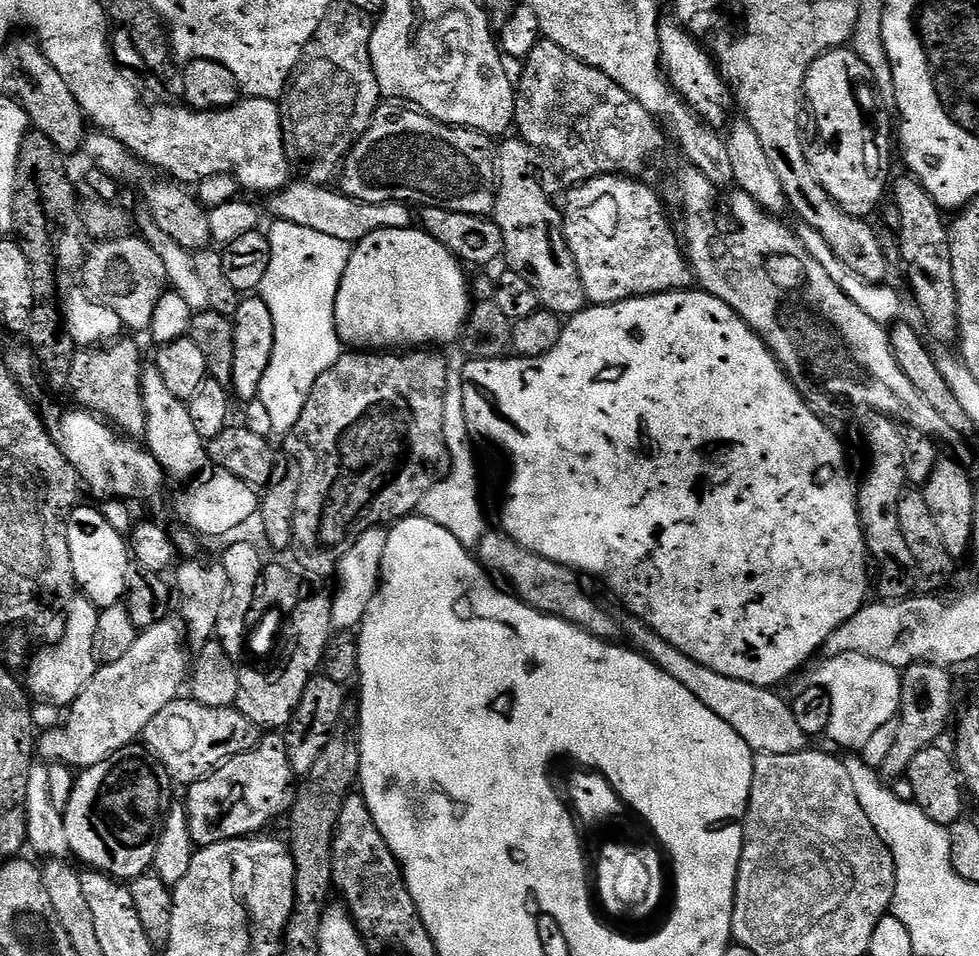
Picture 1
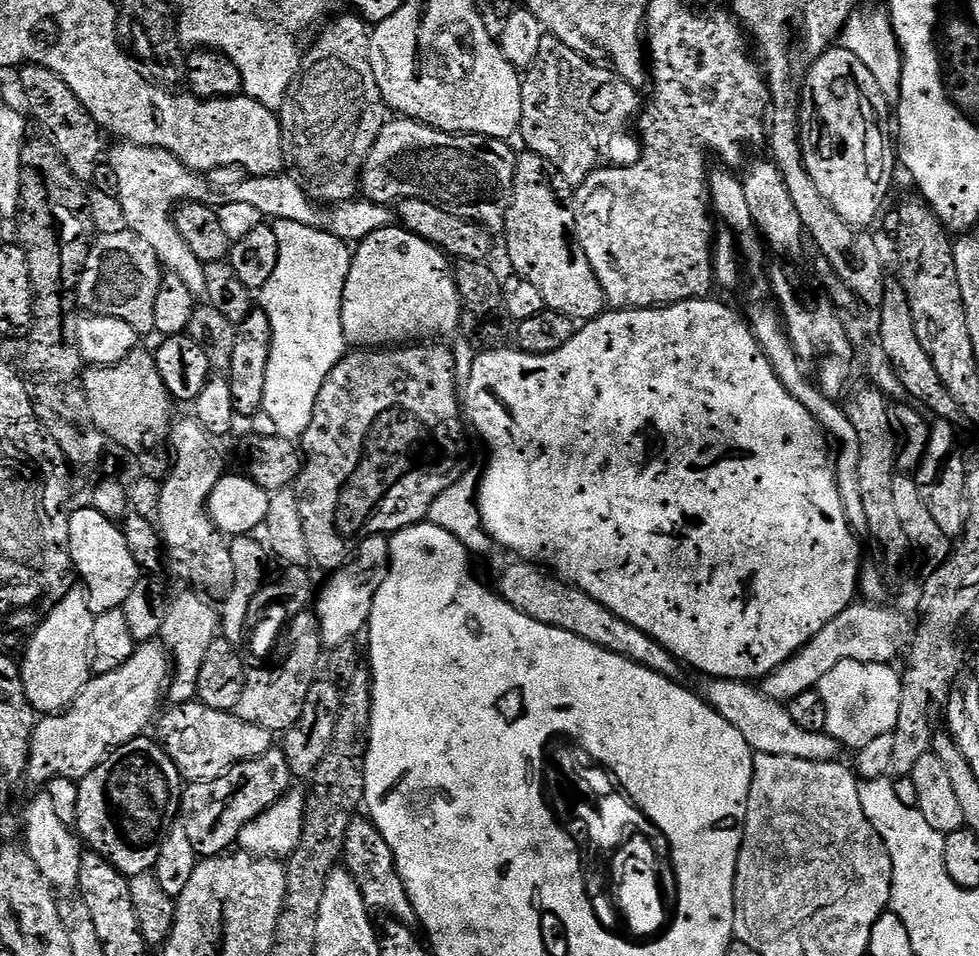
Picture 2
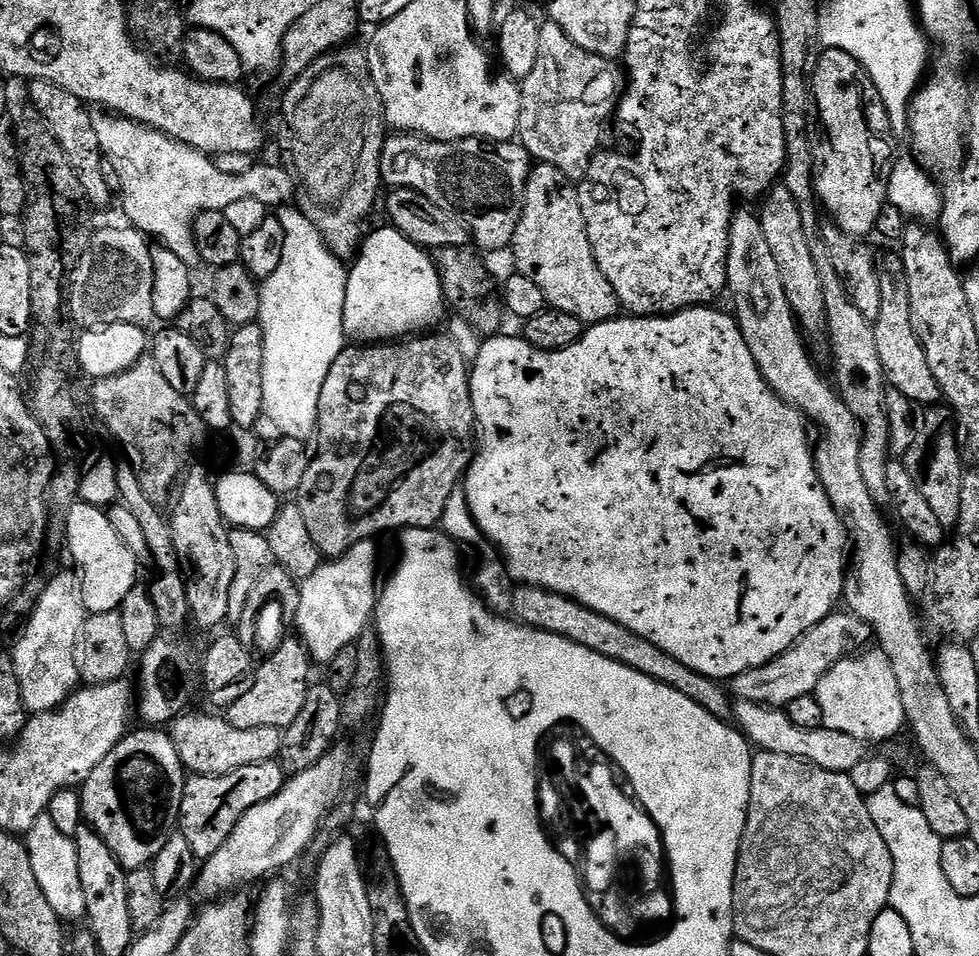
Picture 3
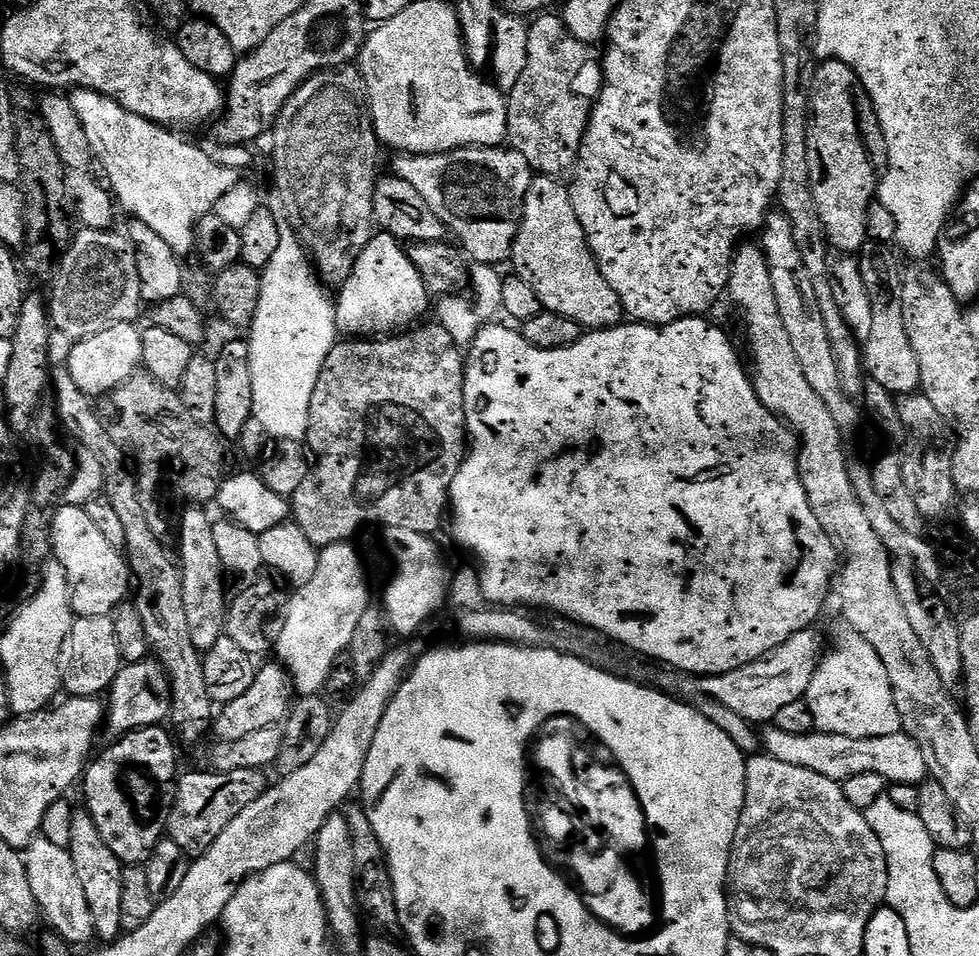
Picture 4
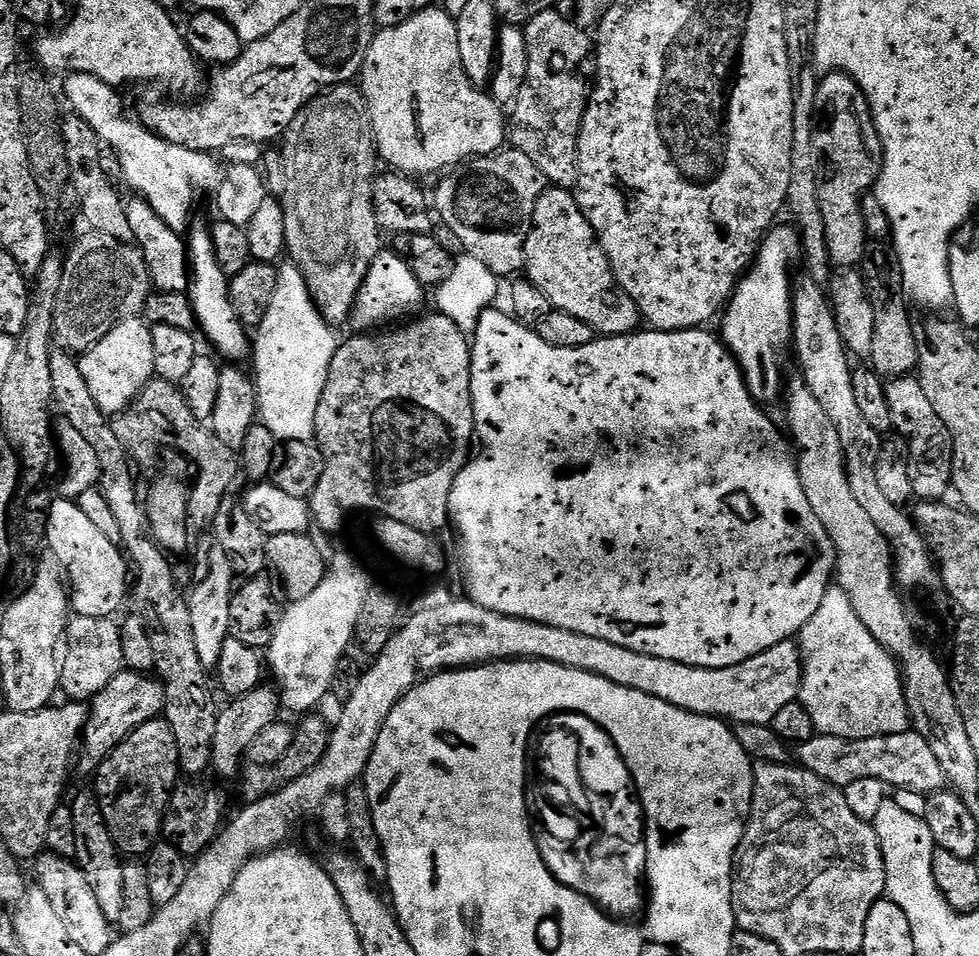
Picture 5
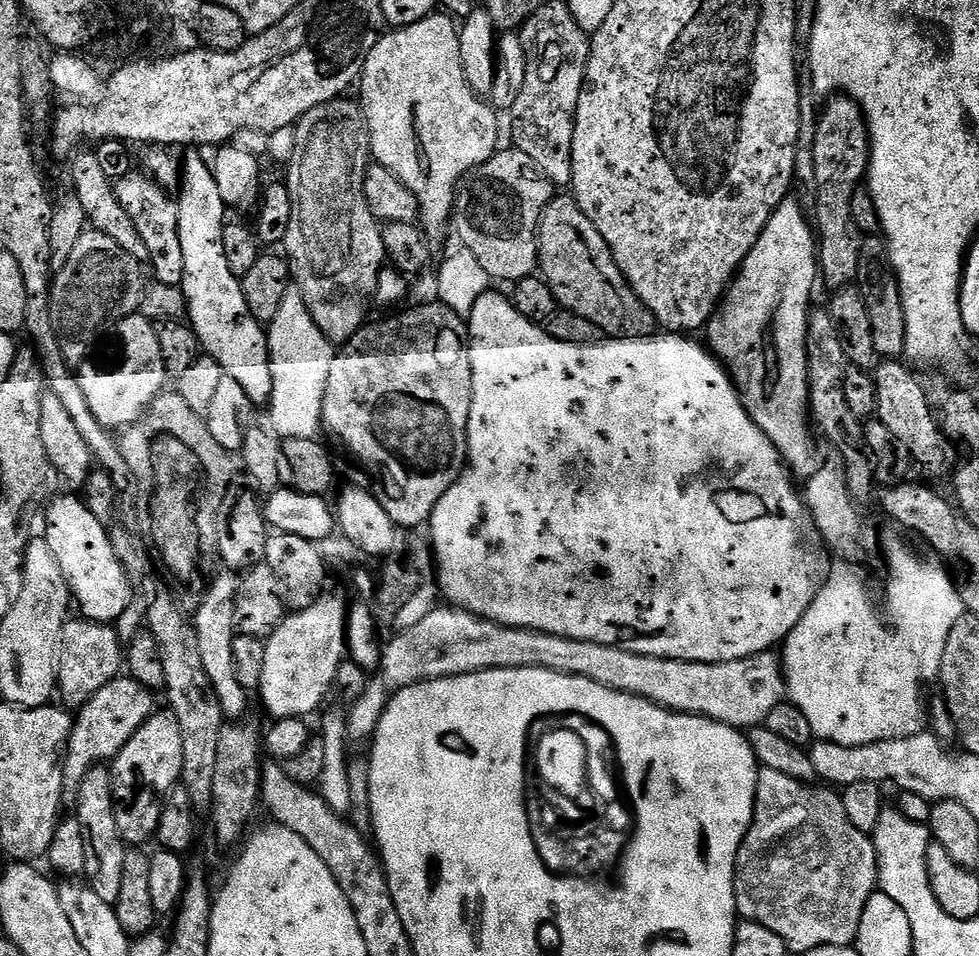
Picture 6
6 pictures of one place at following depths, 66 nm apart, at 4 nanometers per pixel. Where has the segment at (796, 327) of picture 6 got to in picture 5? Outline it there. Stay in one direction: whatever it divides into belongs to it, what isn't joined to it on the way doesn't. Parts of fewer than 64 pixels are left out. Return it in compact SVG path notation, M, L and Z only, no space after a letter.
M776 226L769 231L768 235L760 241L760 251L754 257L754 263L741 275L736 291L733 292L731 300L728 301L726 307L722 312L722 320L724 316L724 332L722 331L722 340L729 352L736 358L737 364L740 366L741 372L744 374L744 382L748 386L748 393L752 395L752 399L759 402L761 405L768 406L771 400L779 401L782 396L782 384L780 388L780 367L784 364L784 355L789 355L790 345L792 343L792 289L794 287L793 277L788 277L788 271L791 270L792 264L799 265L802 260L802 253L800 250L800 233L796 231L795 227L787 226L788 228L780 228Z

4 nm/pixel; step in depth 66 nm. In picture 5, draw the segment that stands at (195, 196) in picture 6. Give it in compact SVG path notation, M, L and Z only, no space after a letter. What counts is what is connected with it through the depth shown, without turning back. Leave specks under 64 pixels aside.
M193 227L188 234L188 263L192 281L189 283L188 297L195 310L197 325L208 335L208 340L225 356L228 362L244 362L249 359L250 336L247 328L234 313L233 304L229 300L229 277L218 266L217 255L214 254L212 233L207 227Z

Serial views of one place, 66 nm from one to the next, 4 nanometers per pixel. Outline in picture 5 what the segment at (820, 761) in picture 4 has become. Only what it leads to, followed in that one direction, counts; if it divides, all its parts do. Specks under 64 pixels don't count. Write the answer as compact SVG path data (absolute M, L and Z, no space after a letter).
M915 730L861 740L817 734L810 742L799 745L798 752L803 767L837 786L858 782L858 778L878 778L892 790L905 788L931 794L941 791L946 784L942 766L938 766L938 758L934 758L934 750L930 750L930 742Z

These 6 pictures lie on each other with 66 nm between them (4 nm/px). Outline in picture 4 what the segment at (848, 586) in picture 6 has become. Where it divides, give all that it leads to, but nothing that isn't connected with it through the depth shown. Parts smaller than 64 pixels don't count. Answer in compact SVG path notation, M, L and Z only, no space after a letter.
M839 626L832 632L832 652L825 651L820 657L820 664L816 667L806 703L816 720L816 728L830 734L842 734L850 738L878 738L889 736L901 731L898 706L894 706L894 694L890 686L890 678L886 674L886 666L882 666L882 658L859 634L847 626Z

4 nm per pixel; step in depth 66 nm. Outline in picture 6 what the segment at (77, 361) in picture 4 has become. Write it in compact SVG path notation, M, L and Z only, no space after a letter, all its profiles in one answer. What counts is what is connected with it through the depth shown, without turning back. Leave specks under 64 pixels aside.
M139 314L125 316L118 325L119 332L120 340L124 343L124 361L120 368L107 372L104 368L95 368L92 362L85 362L78 368L82 394L86 394L86 402L90 402L94 418L98 418L98 422L109 430L123 430L139 420L140 415L156 401L156 397L165 391L164 380L169 379L162 362L162 350L158 350L153 321Z

